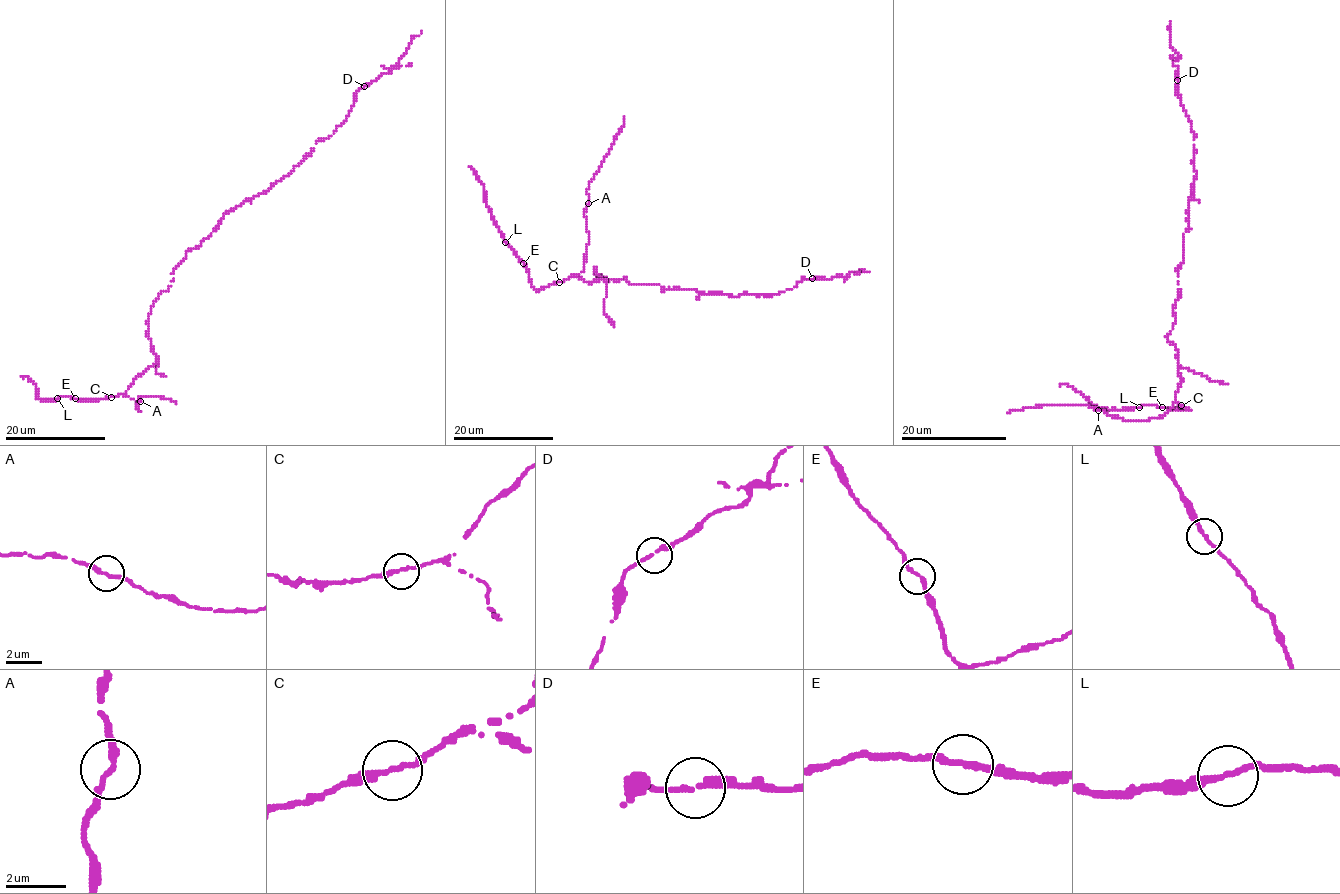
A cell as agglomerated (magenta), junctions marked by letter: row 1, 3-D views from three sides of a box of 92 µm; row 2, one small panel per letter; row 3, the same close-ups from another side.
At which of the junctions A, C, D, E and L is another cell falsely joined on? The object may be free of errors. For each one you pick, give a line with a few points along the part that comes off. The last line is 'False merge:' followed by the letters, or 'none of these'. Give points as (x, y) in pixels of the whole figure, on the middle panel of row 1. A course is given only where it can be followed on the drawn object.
False merge: none of these

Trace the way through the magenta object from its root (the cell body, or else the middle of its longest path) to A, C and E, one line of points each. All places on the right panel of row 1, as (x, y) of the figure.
A: (1181, 264), (1168, 336), (1181, 379), (1173, 405), (1142, 421), (1098, 409)
C: (1181, 264), (1176, 270), (1175, 324), (1168, 336), (1177, 350), (1181, 384), (1175, 401), (1181, 405)
E: (1181, 264), (1176, 270), (1179, 294), (1168, 340), (1177, 350), (1181, 379), (1175, 401), (1188, 408), (1162, 407)

